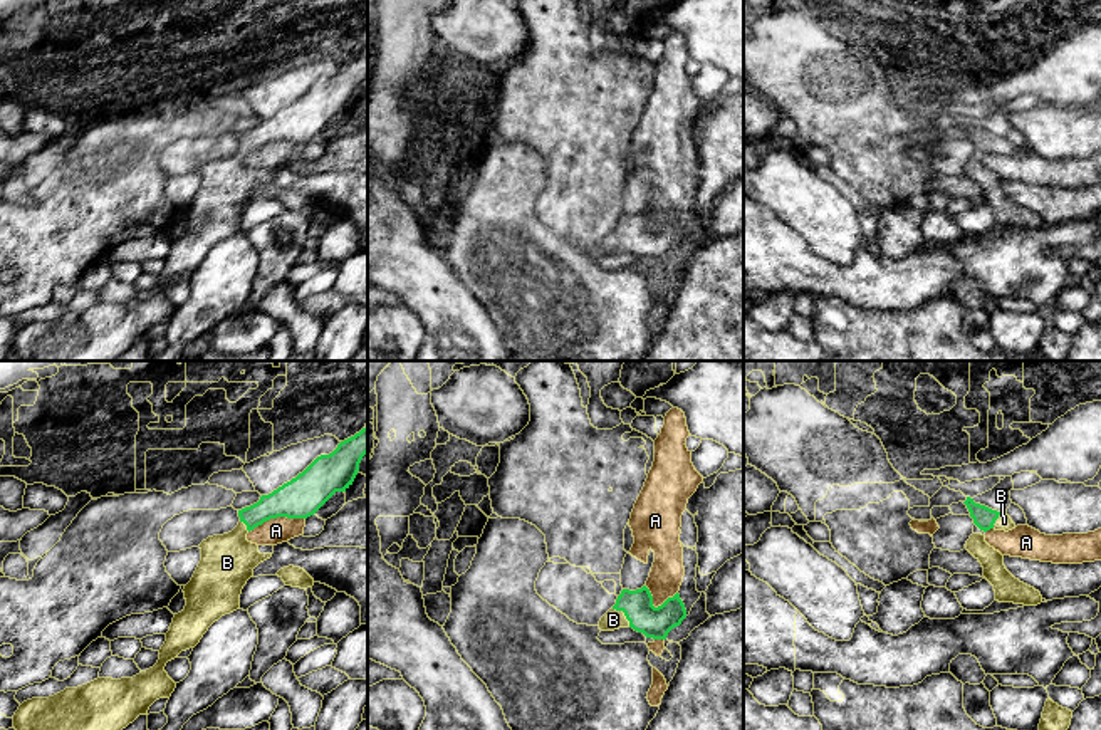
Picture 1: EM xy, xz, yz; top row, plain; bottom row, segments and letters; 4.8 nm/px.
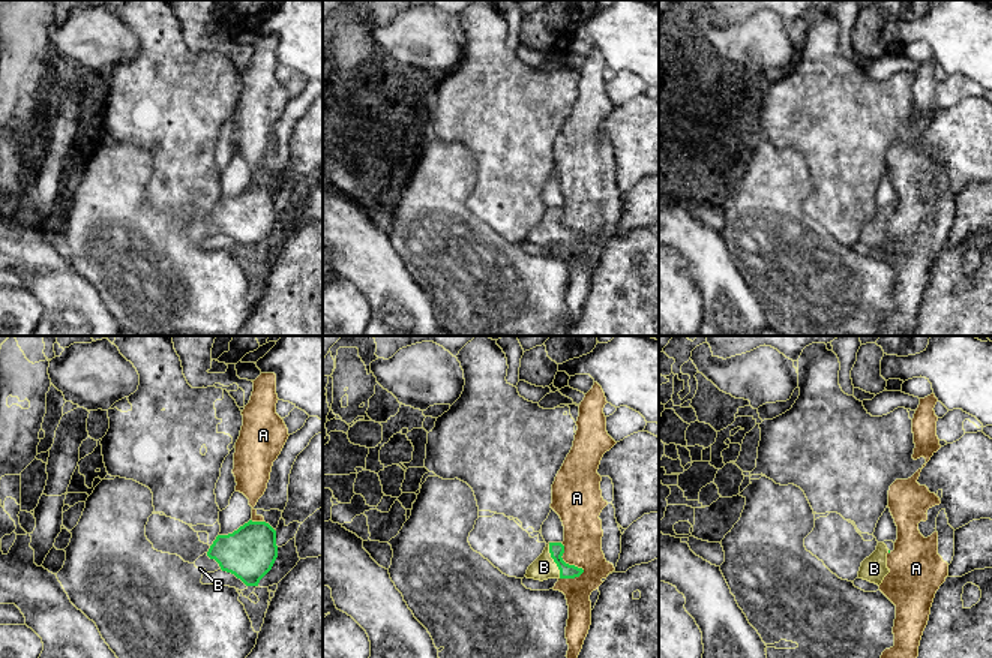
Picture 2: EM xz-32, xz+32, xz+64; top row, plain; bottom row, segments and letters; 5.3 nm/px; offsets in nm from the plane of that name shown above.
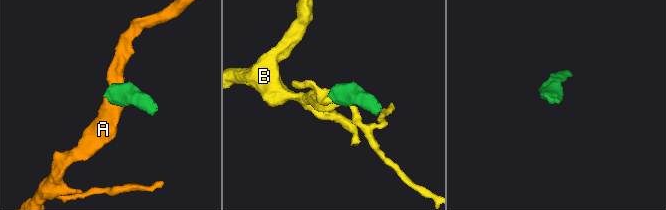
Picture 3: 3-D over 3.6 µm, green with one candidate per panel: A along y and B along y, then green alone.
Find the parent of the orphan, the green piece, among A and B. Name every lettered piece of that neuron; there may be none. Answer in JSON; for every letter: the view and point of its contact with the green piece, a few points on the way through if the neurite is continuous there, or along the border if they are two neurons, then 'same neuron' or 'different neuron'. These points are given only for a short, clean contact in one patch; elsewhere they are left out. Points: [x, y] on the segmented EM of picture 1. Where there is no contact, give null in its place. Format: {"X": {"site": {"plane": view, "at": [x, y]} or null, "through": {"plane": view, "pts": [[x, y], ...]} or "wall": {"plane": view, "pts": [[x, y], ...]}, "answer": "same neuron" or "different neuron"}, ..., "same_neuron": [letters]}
{"A": {"site": {"plane": "xy", "at": [276, 517]}, "wall": {"plane": "xy", "pts": [[304, 517], [271, 517], [249, 532]]}, "answer": "different neuron"}, "B": {"site": {"plane": "xz", "at": [625, 615]}, "through": {"plane": "xz", "pts": [[638, 608], [631, 608], [625, 615], [613, 620]]}, "answer": "same neuron"}, "same_neuron": ["B"]}

